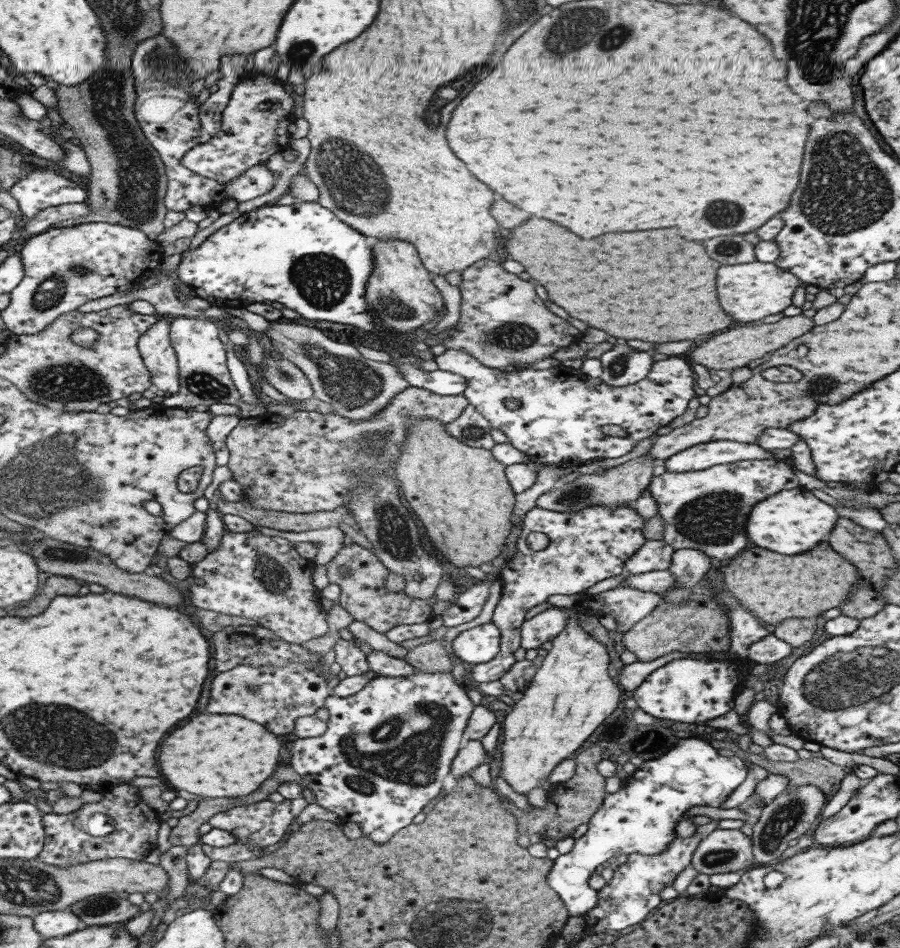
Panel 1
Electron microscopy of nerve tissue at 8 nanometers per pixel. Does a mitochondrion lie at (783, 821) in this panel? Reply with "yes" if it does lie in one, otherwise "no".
yes

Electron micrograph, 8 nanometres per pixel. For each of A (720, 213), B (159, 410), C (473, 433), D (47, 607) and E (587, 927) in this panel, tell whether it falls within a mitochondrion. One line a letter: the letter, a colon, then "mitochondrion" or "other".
A: mitochondrion
B: other
C: mitochondrion
D: other
E: other

